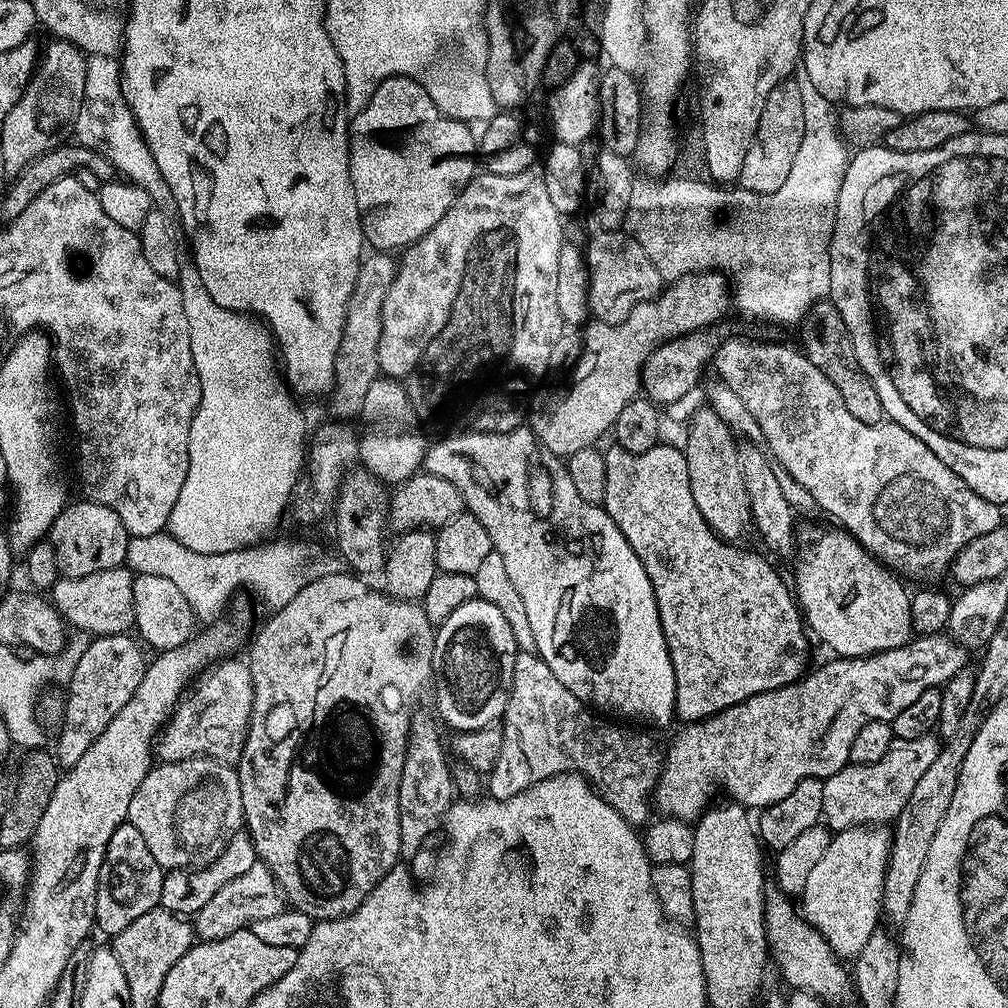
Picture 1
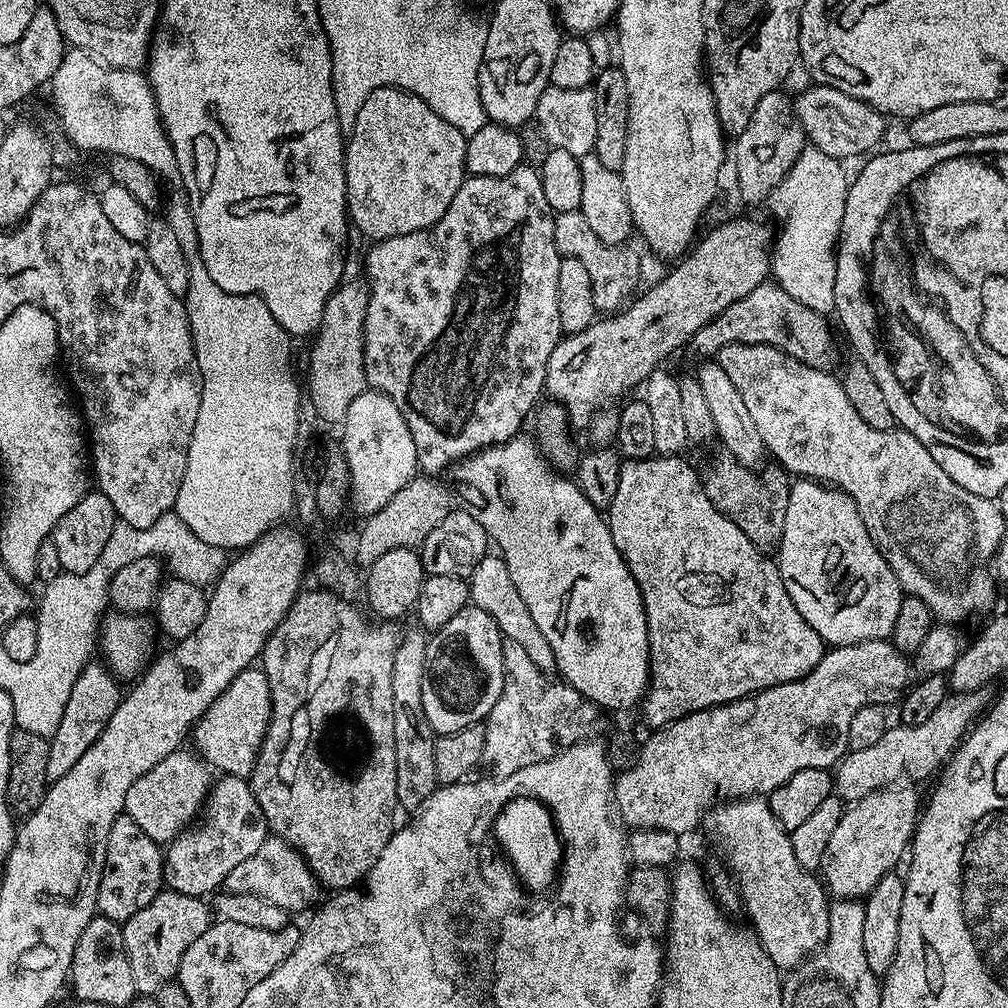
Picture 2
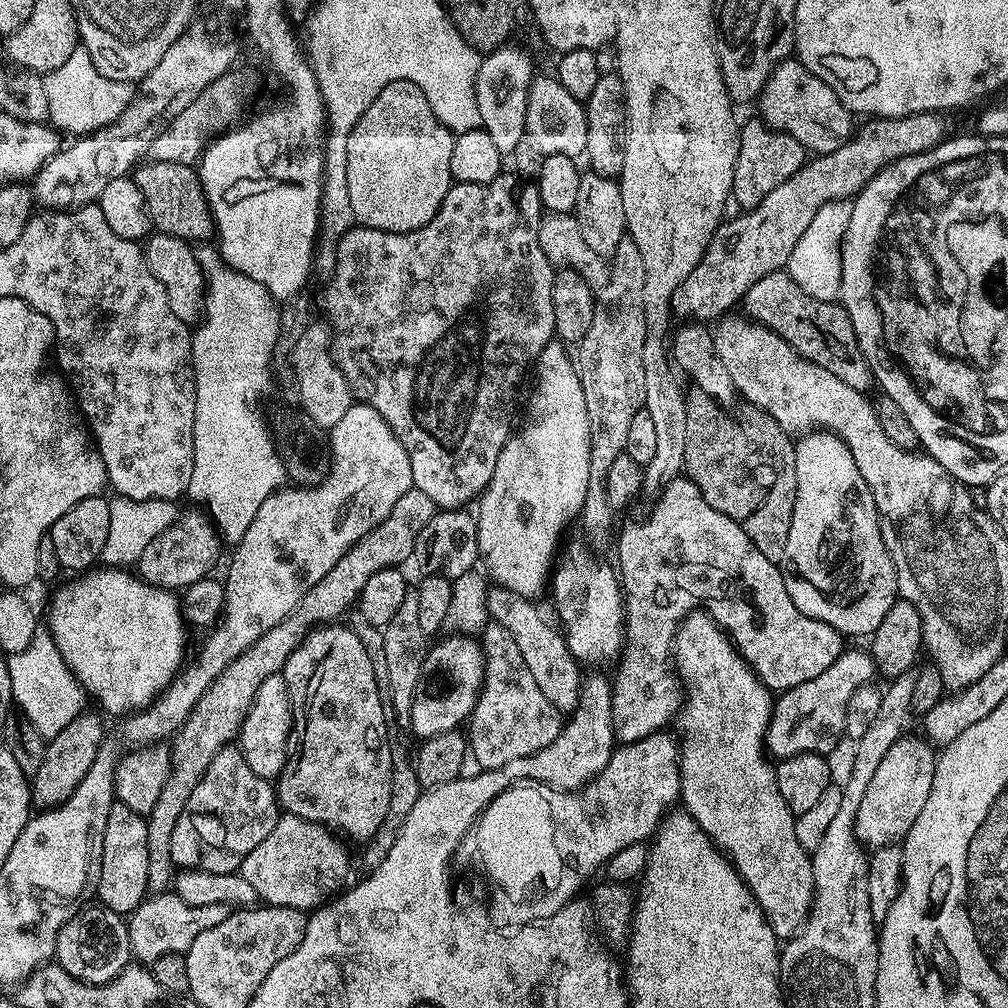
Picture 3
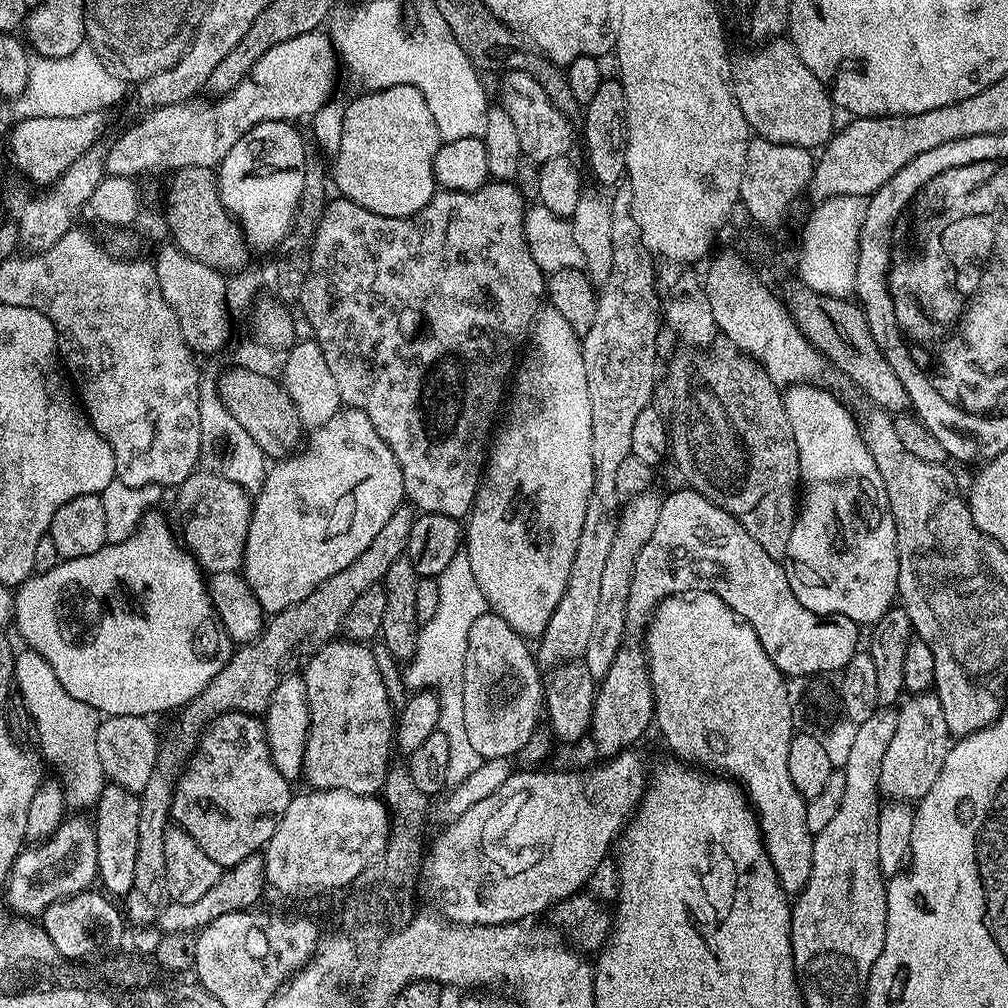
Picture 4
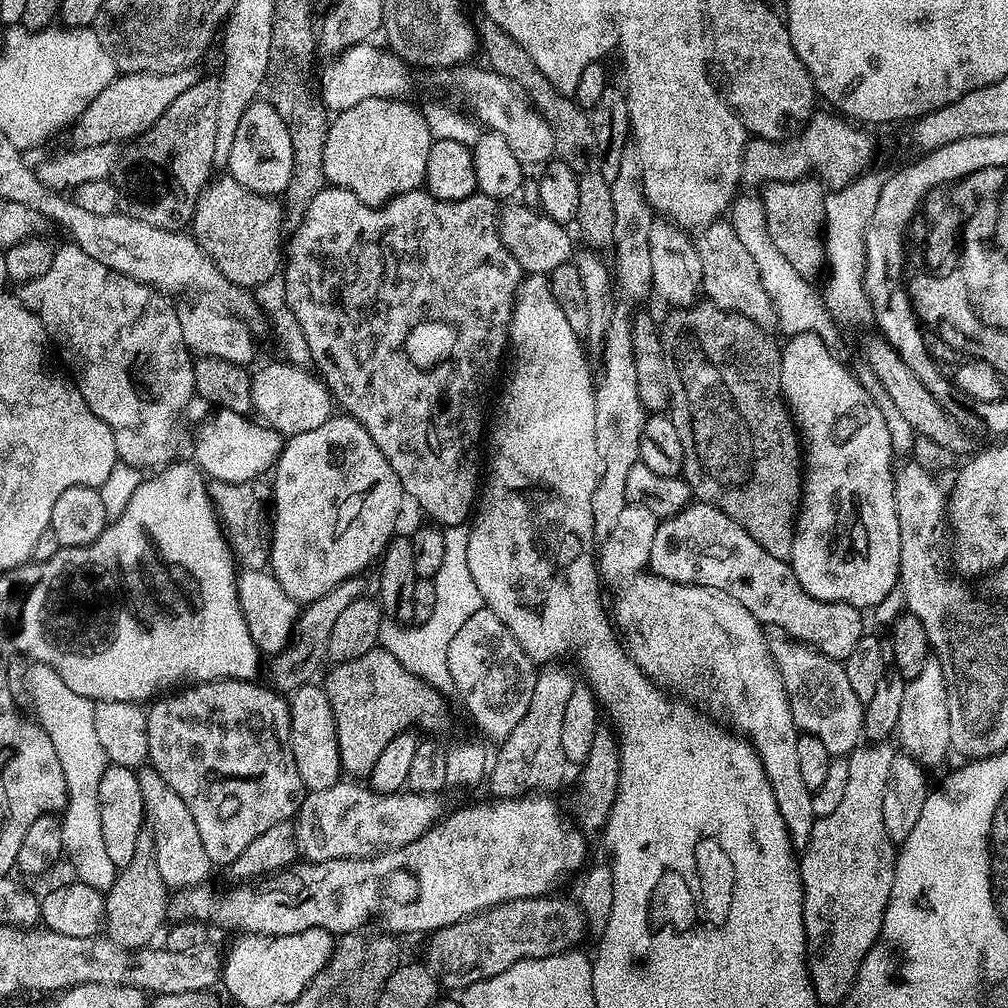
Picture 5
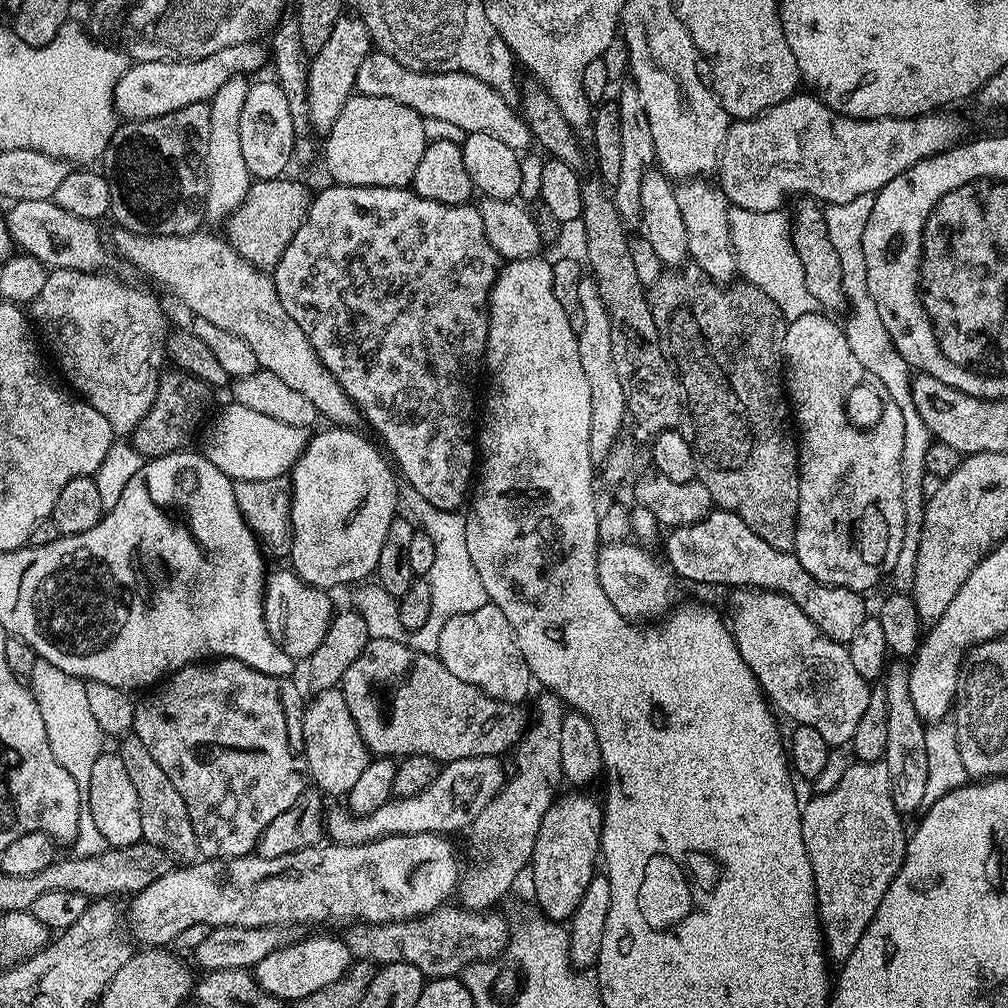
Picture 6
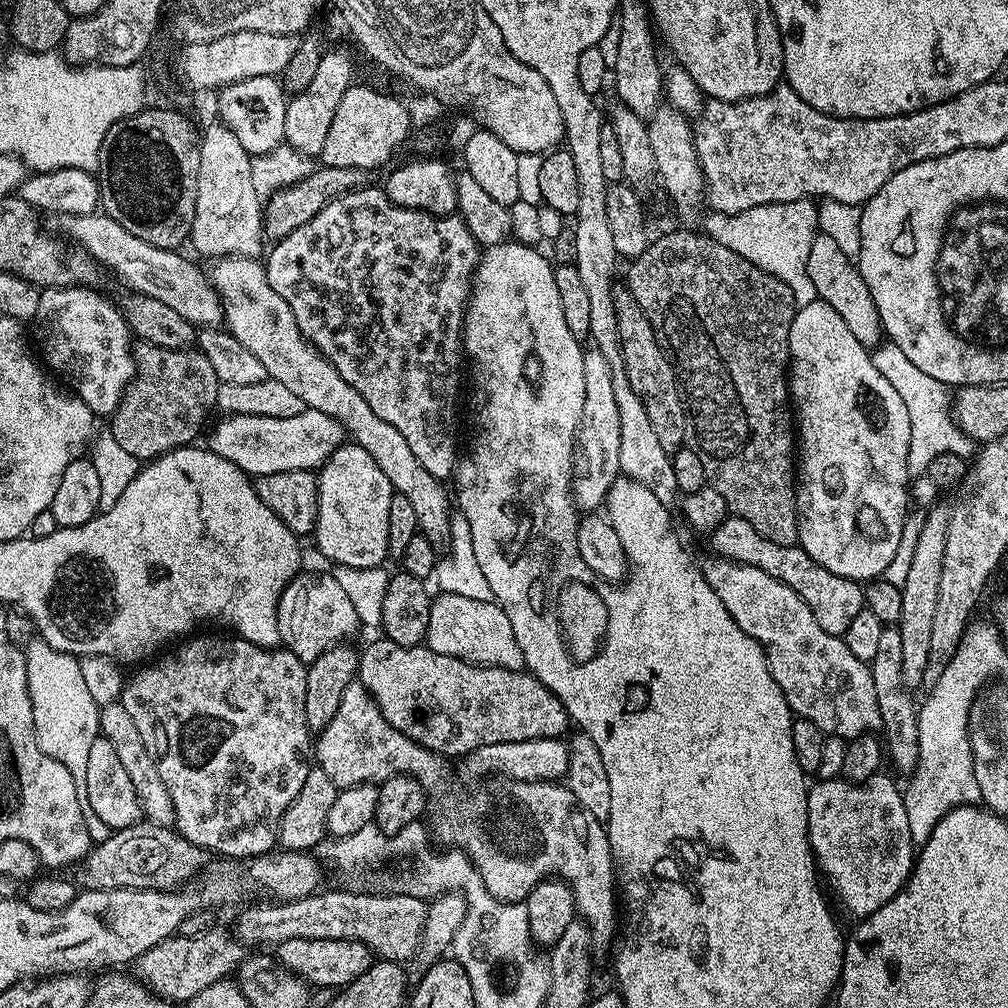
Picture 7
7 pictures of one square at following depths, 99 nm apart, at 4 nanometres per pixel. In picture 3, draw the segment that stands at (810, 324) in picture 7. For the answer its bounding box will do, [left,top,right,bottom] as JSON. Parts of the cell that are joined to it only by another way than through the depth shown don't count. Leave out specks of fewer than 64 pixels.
[782,430,898,637]

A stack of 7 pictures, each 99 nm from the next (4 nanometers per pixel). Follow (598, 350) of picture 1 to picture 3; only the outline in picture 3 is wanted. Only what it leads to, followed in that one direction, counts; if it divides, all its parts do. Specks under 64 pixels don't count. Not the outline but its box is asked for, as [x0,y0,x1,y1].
[672,112,949,322]

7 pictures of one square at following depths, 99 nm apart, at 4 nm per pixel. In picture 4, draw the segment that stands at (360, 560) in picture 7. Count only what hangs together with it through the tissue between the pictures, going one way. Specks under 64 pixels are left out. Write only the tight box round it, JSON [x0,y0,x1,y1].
[242,407,406,614]

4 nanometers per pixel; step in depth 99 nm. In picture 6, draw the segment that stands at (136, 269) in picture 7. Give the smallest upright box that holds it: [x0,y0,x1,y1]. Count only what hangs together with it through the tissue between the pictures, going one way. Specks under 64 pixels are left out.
[7,199,110,272]

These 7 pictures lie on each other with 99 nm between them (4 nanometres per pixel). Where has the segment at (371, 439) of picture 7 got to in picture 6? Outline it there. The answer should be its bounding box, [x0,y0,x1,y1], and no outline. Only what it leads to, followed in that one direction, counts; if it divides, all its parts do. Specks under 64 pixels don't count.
[110,226,361,429]

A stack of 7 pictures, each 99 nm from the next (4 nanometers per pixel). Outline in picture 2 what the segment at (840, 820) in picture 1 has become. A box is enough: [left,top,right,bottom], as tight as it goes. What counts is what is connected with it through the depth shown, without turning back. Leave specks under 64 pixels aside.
[834,687,990,802]

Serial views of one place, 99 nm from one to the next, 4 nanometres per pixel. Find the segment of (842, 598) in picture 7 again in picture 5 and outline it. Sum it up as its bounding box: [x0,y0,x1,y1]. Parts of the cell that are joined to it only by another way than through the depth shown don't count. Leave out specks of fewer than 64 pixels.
[650,502,866,661]

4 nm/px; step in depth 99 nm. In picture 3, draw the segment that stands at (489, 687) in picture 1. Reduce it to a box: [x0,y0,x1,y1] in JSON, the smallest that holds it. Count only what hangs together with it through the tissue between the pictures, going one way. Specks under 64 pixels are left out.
[410,634,484,741]

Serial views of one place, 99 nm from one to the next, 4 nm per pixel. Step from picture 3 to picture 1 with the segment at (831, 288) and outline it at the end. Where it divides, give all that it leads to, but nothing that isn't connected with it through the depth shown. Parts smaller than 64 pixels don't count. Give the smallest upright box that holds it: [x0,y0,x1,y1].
[626,66,850,325]

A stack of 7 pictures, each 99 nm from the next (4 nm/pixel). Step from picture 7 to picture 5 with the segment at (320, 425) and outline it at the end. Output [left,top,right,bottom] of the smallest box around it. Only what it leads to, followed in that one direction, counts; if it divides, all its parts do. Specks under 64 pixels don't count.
[192,408,285,484]

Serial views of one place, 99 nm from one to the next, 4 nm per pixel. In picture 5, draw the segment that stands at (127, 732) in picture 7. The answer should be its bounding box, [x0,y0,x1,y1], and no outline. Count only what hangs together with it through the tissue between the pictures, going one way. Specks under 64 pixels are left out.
[136,766,214,890]

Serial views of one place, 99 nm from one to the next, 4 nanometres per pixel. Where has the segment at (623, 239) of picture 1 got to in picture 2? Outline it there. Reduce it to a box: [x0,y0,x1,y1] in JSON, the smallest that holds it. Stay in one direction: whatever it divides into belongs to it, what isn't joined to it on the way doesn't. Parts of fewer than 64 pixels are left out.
[552,210,640,314]

